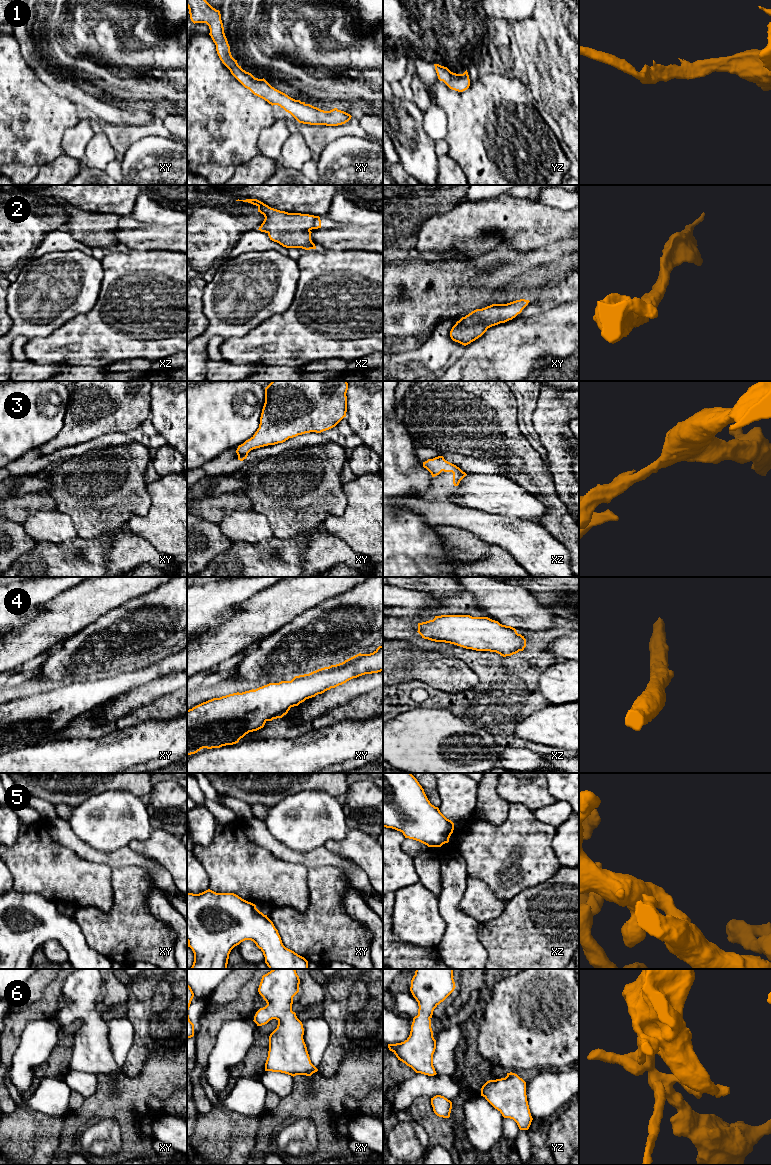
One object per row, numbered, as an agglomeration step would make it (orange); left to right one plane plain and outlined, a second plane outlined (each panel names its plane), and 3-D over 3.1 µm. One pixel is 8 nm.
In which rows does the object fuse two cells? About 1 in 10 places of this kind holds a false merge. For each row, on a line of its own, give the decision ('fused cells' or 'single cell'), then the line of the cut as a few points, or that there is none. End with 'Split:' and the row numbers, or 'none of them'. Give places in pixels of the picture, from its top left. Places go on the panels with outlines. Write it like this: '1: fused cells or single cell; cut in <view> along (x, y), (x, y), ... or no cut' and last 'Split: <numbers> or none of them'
1: single cell; no cut
2: single cell; no cut
3: single cell; no cut
4: single cell; no cut
5: single cell; no cut
6: single cell; no cut
Split: none of them

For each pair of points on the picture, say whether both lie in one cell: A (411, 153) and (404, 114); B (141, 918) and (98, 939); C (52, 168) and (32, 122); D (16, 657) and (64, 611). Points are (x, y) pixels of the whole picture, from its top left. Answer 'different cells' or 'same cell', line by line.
A: same cell
B: same cell
C: different cells
D: same cell

